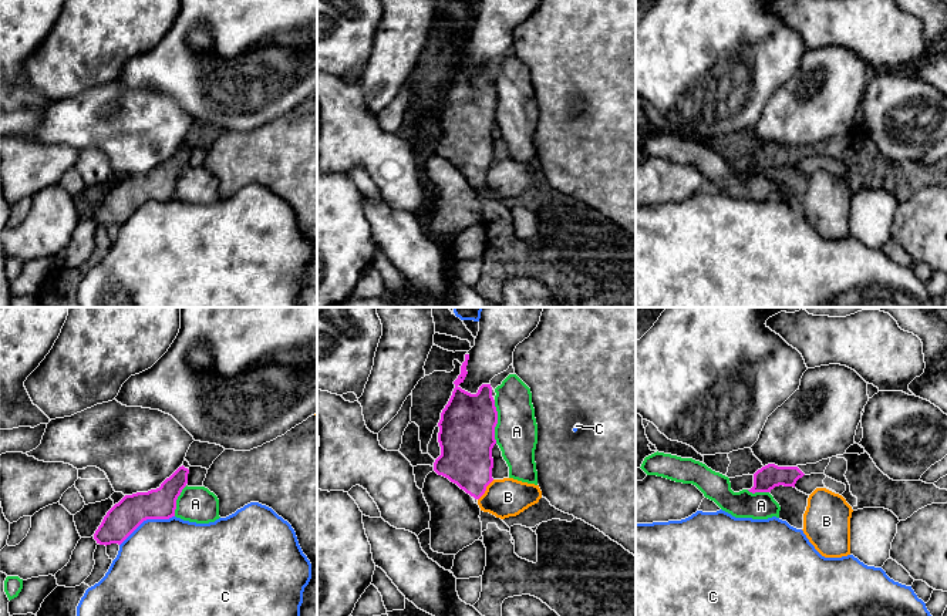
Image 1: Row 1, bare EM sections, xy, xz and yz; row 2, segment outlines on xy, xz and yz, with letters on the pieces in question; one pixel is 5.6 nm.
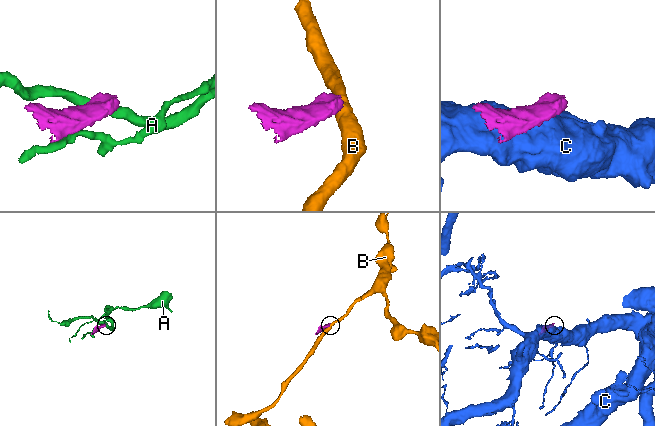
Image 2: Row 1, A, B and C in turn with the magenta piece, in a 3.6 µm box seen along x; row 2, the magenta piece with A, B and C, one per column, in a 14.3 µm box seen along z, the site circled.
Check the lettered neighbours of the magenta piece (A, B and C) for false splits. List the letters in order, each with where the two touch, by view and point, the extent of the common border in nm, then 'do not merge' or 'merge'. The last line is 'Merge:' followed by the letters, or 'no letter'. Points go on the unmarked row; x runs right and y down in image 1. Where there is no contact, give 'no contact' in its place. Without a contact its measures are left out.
A: xz (496, 103) | 240 nm | do not merge
B: xz (485, 171) | 150 nm | do not merge
C: xy (147, 199) | 360 nm | do not merge
Merge: no letter

